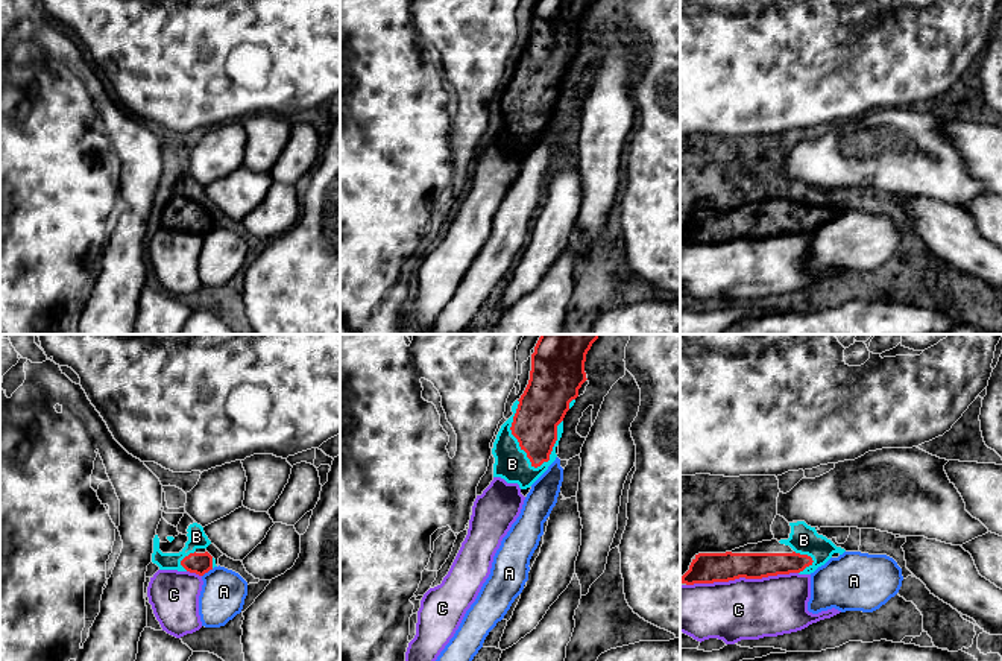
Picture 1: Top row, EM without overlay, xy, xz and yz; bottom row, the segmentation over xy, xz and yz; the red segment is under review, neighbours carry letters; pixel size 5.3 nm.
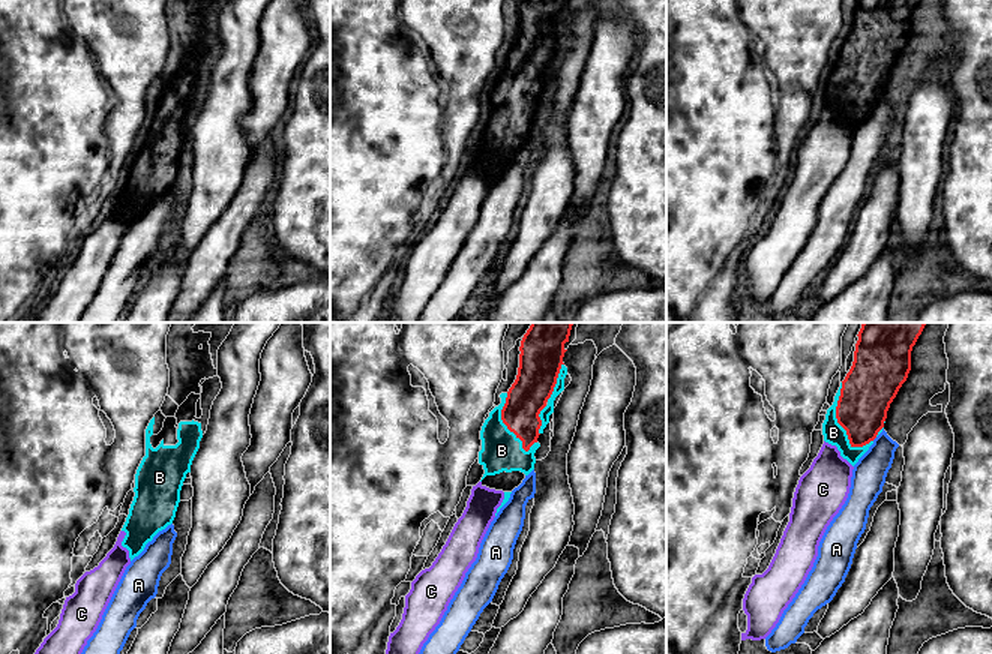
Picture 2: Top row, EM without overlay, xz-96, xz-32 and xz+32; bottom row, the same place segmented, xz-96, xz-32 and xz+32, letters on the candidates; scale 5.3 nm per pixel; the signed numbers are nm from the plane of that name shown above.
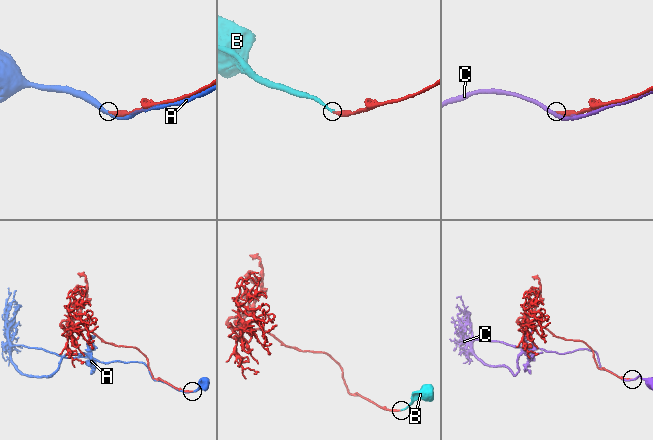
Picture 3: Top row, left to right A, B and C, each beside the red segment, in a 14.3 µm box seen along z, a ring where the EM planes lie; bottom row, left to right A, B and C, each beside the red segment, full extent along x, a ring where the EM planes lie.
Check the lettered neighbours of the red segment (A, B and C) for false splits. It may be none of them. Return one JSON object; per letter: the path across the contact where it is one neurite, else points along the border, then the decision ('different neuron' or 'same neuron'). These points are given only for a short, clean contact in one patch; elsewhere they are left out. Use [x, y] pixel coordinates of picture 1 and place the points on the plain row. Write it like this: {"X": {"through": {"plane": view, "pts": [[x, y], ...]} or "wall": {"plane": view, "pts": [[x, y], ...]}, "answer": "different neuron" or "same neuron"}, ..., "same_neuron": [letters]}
{"A": {"answer": "different neuron"}, "B": {"answer": "same neuron"}, "C": {"answer": "different neuron"}, "same_neuron": ["B"]}

